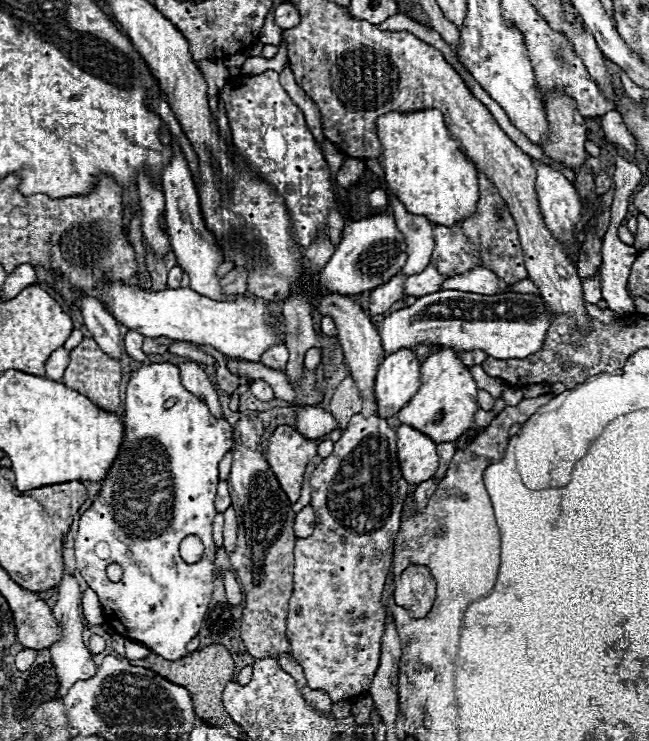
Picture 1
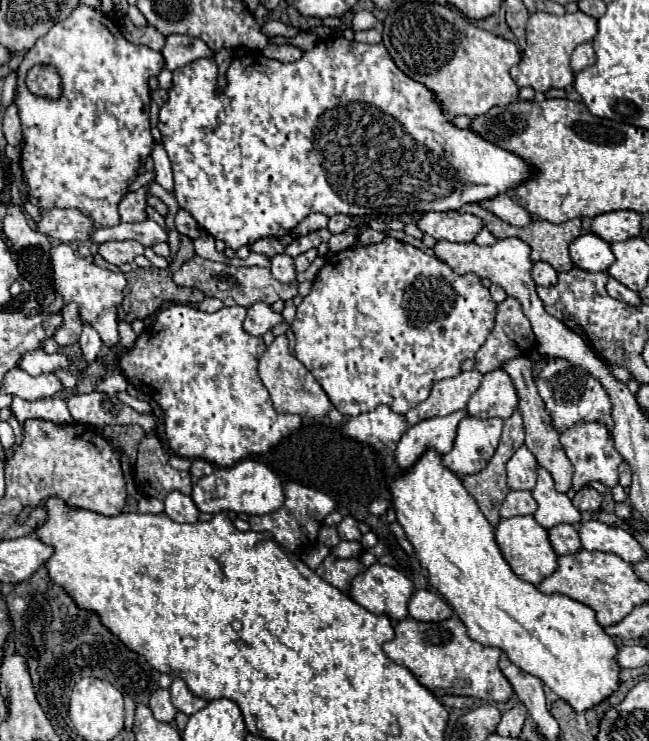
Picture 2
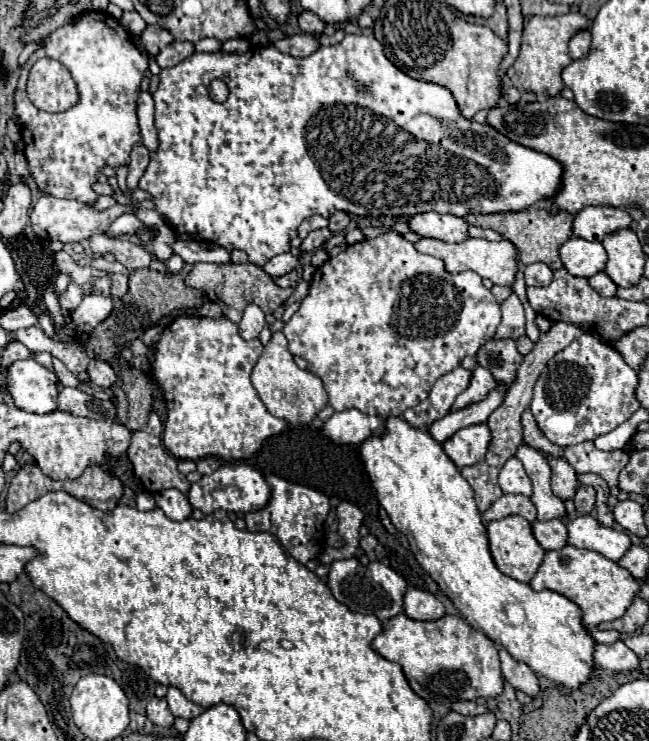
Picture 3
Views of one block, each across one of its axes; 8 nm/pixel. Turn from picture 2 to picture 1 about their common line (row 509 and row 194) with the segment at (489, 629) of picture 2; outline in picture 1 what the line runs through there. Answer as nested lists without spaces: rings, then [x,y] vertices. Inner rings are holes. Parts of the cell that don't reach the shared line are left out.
[[[440,110],[388,112],[376,120],[376,134],[380,138],[380,164],[386,184],[410,214],[426,216],[432,224],[444,226],[474,214],[480,198],[476,166],[466,158],[460,142],[452,138]]]

